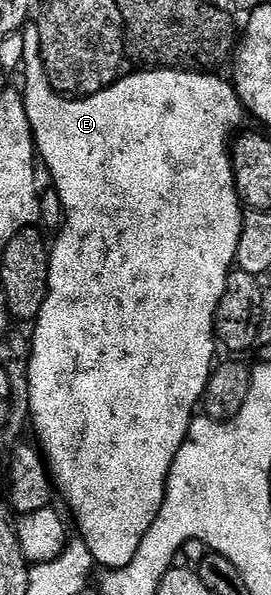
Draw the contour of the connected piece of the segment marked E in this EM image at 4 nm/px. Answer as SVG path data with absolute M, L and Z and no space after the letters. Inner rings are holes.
M29 25L24 28L21 39L21 55L25 58L25 87L23 86L23 98L25 100L25 112L27 113L27 121L33 130L33 145L36 154L45 162L45 167L49 170L49 175L53 178L53 183L57 186L57 195L61 198L61 207L65 210L65 224L61 227L61 232L57 235L57 244L52 244L51 254L49 257L49 288L47 289L47 297L43 301L40 313L37 314L35 322L32 324L31 330L31 350L29 353L29 383L30 383L30 416L31 427L37 430L37 435L41 438L40 450L44 452L48 459L48 473L51 476L52 482L55 484L56 490L62 491L67 498L73 499L69 503L69 507L81 519L125 519L126 531L101 531L98 535L85 535L84 541L87 549L93 554L94 564L101 569L116 569L118 567L126 567L131 565L131 557L135 557L135 553L139 549L139 545L143 541L143 537L147 533L147 529L151 529L153 518L160 515L161 506L165 500L165 487L169 484L169 470L173 467L175 457L179 453L179 449L183 446L189 434L189 424L195 418L195 412L198 410L199 404L205 397L205 386L209 380L209 376L213 374L215 366L215 358L213 359L213 347L215 348L214 338L214 315L216 307L220 303L220 298L223 297L224 287L227 285L228 275L231 268L234 266L237 258L237 250L239 249L239 237L243 229L243 204L237 192L236 177L234 175L233 161L231 158L231 140L234 138L237 126L244 119L247 119L246 112L241 105L241 99L237 95L237 91L232 82L228 78L220 79L217 73L202 73L199 71L178 71L176 69L137 69L134 75L126 74L124 77L118 78L116 83L112 83L109 87L104 87L99 93L88 95L86 99L75 99L66 97L57 92L50 85L49 78L45 72L43 65L43 57L41 56L41 46L39 45L39 29L36 25Z

